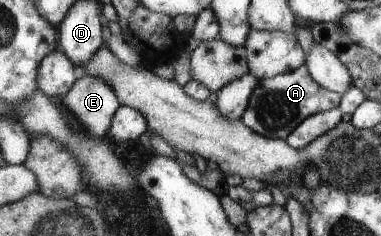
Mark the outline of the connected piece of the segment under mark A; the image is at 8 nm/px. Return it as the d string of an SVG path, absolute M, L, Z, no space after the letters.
M305 63L297 70L258 81L259 84L256 90L253 90L252 98L249 98L248 108L240 119L245 126L256 131L257 134L264 135L265 138L287 138L307 117L338 108L340 105L341 95L317 83L309 74Z

